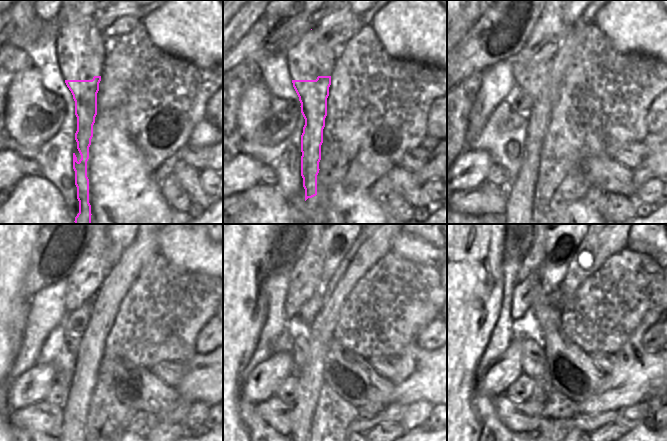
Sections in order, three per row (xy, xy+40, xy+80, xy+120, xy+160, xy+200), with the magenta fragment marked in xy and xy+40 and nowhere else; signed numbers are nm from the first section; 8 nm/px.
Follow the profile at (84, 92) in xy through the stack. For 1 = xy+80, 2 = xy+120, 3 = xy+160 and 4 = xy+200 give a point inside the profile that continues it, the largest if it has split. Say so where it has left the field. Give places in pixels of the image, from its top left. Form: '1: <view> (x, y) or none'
1: xy+80 (534, 88)
2: xy+120 (80, 269)
3: xy+160 (304, 266)
4: xy+200 (533, 259)

